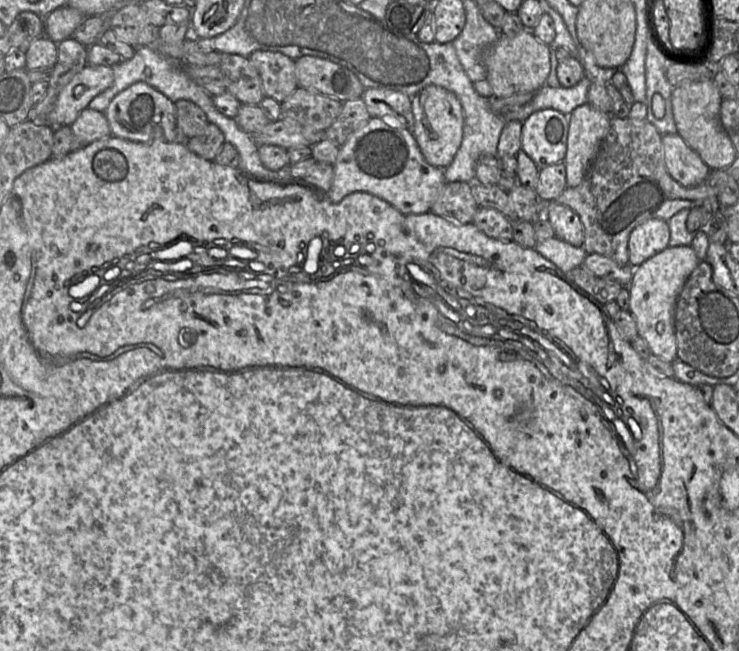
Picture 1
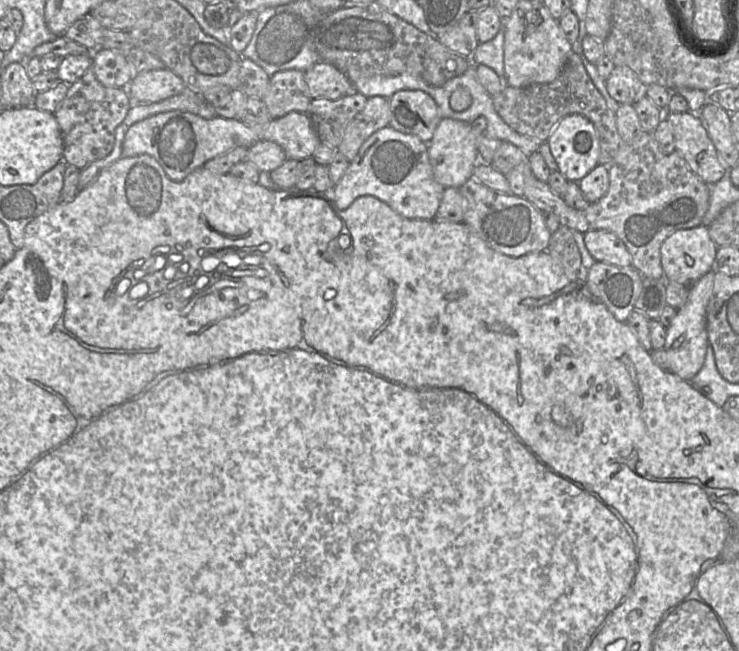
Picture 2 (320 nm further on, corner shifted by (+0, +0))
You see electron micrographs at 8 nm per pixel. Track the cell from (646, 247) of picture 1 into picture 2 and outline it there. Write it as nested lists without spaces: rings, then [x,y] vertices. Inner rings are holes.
[[[708,226],[681,229],[661,245],[661,265],[666,281],[690,286],[714,270],[718,245],[710,238]]]

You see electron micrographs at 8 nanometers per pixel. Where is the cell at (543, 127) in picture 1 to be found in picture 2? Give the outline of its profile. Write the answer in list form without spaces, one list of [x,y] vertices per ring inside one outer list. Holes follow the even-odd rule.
[[[571,114],[564,117],[547,139],[559,172],[568,180],[579,182],[599,164],[600,139],[594,124],[585,116]]]

